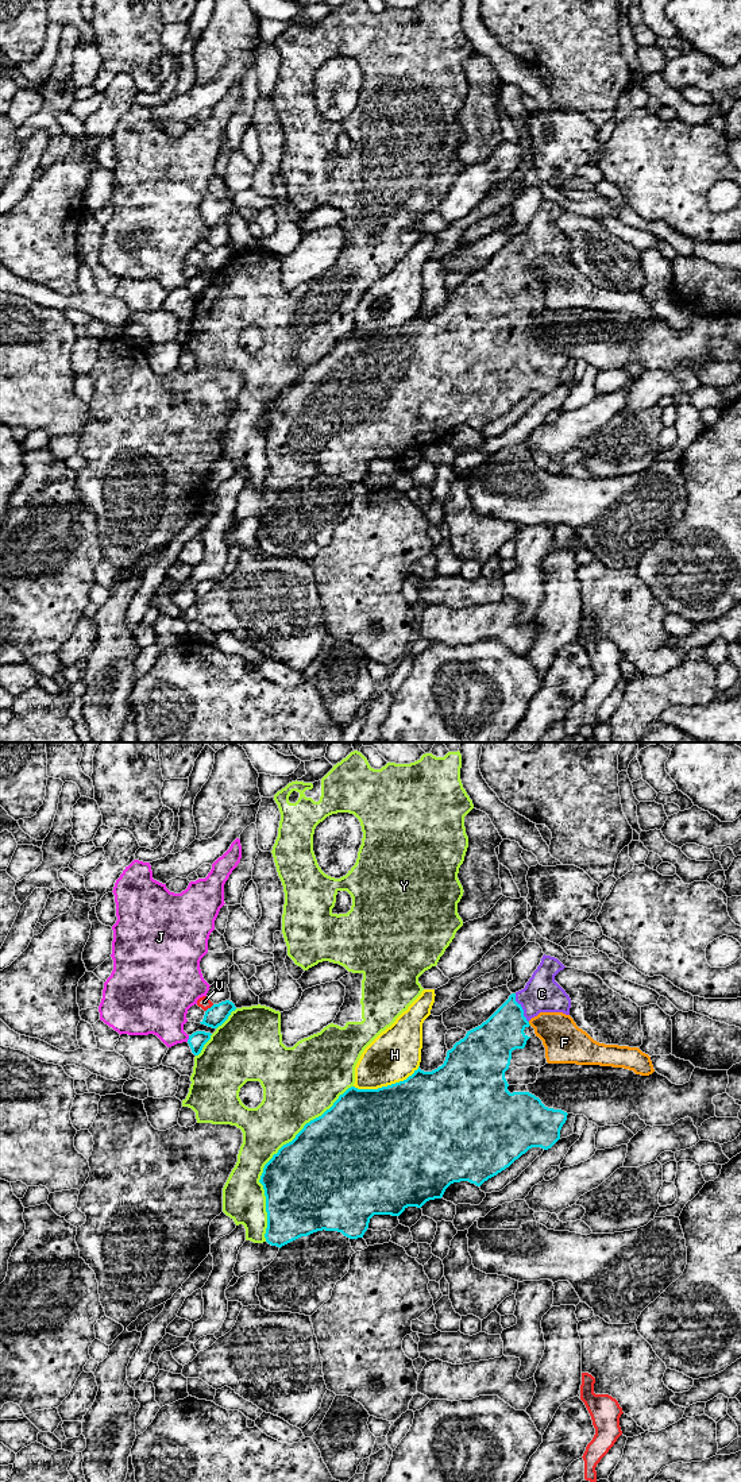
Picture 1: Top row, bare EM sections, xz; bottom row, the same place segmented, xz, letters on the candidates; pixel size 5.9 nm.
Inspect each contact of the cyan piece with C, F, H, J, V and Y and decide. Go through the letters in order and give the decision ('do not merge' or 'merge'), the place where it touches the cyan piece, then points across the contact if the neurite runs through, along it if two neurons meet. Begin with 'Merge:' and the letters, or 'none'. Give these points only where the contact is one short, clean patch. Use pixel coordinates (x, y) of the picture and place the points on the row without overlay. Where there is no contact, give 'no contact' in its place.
Merge: C
C: merge; contact xz (521, 253); way xz (494, 284), (521, 253), (541, 238)
F: do not merge; contact xz (528, 267)
H: do not merge; contact xz (388, 330)
J: do not merge; contact xz (189, 282); border xz (189, 280), (186, 285)
V: do not merge; contact xz (211, 251)
Y: do not merge; contact xz (273, 401)

